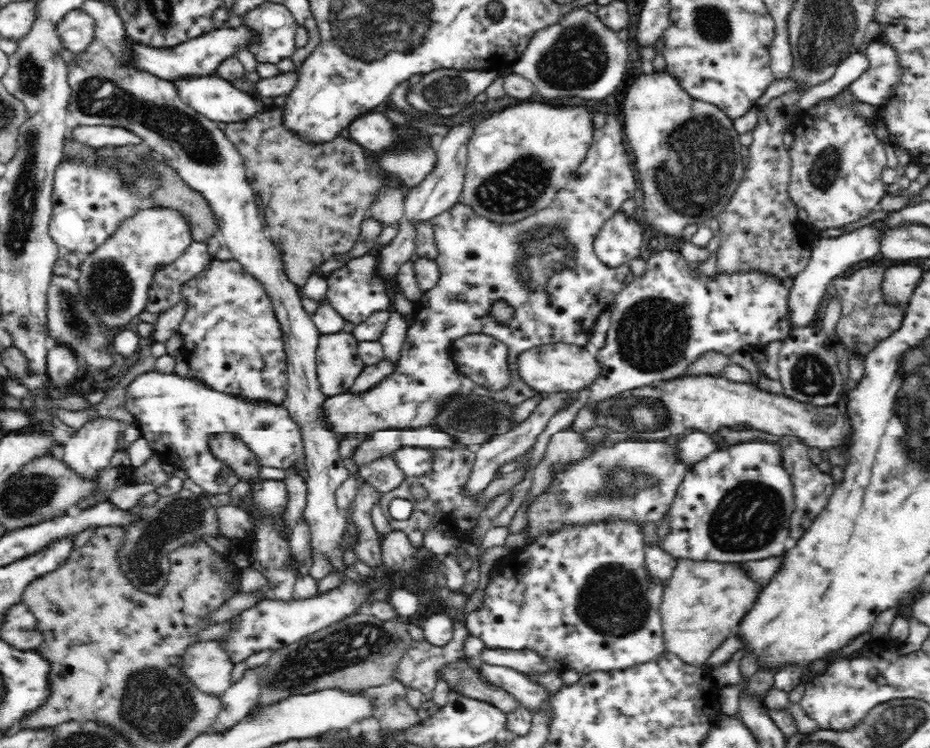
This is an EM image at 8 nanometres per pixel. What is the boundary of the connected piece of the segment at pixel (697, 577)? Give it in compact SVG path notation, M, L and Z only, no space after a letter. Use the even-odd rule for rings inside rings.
M680 560L662 591L660 614L664 625L666 650L696 665L732 634L740 616L756 604L762 584L742 566L743 563L712 563Z

